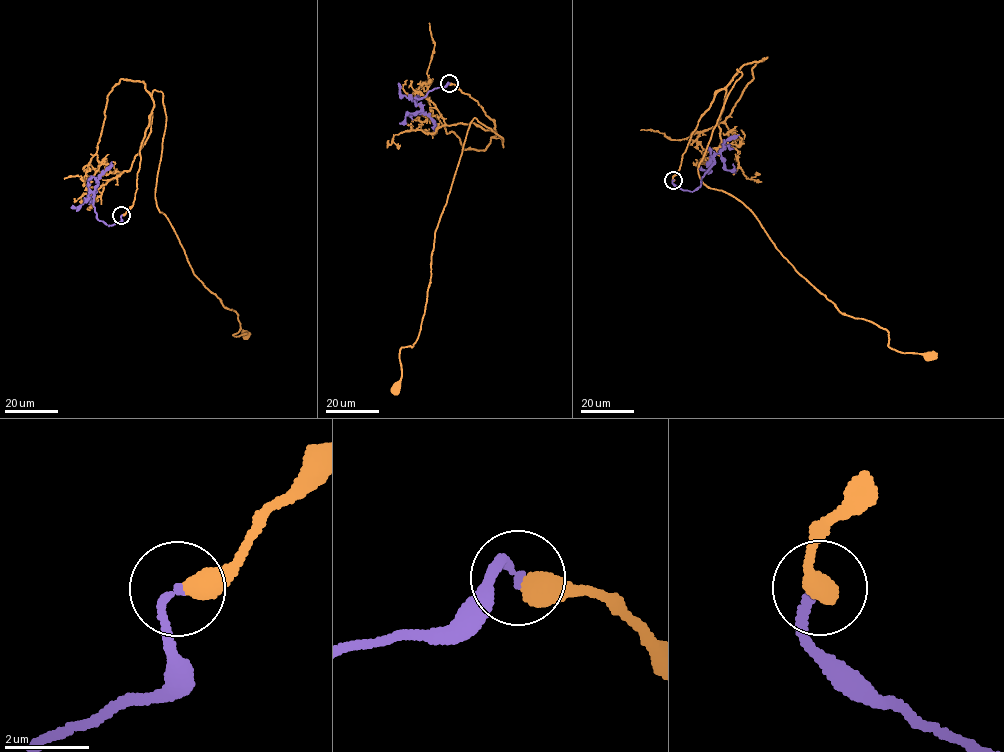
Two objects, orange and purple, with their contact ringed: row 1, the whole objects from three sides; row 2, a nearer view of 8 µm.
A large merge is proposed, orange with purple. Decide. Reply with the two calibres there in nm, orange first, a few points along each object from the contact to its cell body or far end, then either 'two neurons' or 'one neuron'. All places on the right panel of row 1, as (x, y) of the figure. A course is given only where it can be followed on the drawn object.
calibres 500 and 200 nm; course orange (673, 180), (701, 116), (737, 69), (700, 178), (743, 202), (841, 313), (884, 329), (893, 349), (931, 354); course purple (673, 179), (685, 190), (700, 186), (714, 157), (727, 141), (739, 134); one neuron

